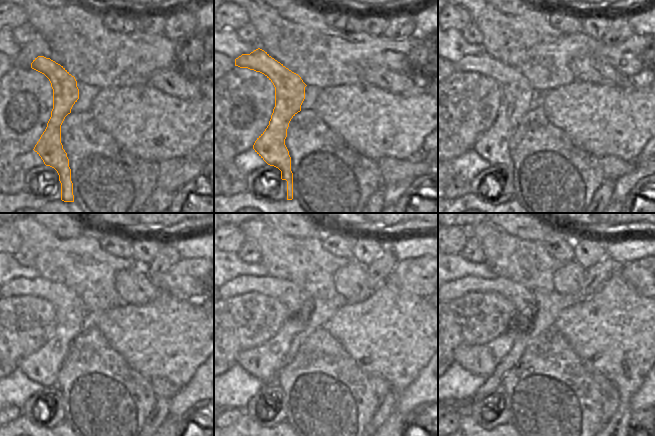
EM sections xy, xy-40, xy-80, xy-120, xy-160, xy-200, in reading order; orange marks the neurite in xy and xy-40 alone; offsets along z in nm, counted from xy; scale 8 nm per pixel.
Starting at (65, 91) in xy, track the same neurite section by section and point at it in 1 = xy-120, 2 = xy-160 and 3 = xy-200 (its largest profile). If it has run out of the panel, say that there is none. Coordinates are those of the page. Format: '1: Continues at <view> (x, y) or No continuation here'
1: Continues at xy-120 (42, 366)
2: Continues at xy-160 (264, 362)
3: Continues at xy-200 (482, 360)

